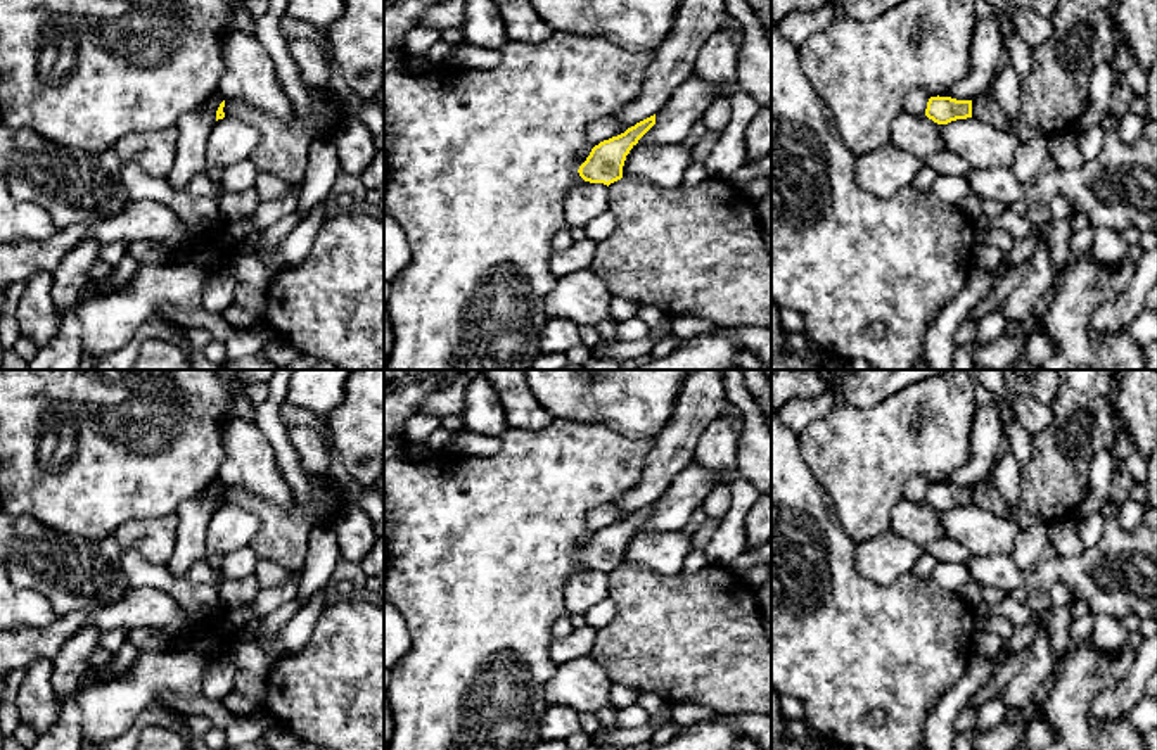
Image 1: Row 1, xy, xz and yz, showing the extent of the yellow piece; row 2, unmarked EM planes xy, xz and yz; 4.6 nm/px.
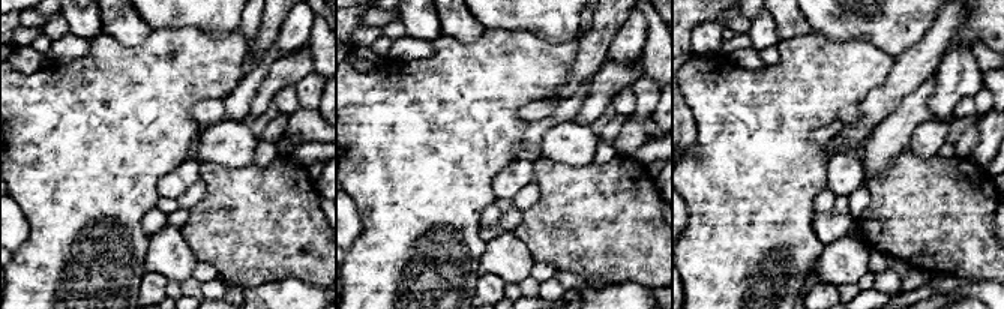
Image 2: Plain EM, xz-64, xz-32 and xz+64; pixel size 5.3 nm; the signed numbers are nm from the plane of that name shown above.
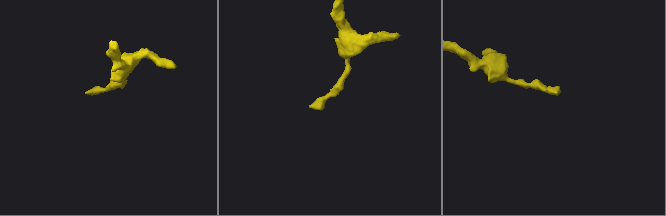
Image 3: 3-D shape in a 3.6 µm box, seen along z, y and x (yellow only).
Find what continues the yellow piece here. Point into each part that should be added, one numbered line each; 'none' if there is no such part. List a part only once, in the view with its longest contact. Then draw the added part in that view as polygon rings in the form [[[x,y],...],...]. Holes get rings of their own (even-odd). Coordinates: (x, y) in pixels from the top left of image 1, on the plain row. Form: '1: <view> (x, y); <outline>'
none

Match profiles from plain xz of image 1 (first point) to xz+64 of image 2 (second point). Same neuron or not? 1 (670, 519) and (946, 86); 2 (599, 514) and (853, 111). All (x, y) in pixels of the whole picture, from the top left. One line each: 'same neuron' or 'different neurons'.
1: different neurons
2: same neuron

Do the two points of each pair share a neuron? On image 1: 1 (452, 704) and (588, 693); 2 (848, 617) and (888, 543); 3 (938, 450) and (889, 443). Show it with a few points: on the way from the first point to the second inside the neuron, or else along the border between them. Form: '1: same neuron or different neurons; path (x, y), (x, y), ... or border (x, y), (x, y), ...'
1: different neurons; border (557, 666), (557, 671), (547, 683), (549, 704)
2: different neurons; border (853, 548), (872, 581), (908, 571)
3: same neuron; path (926, 444), (901, 443)

